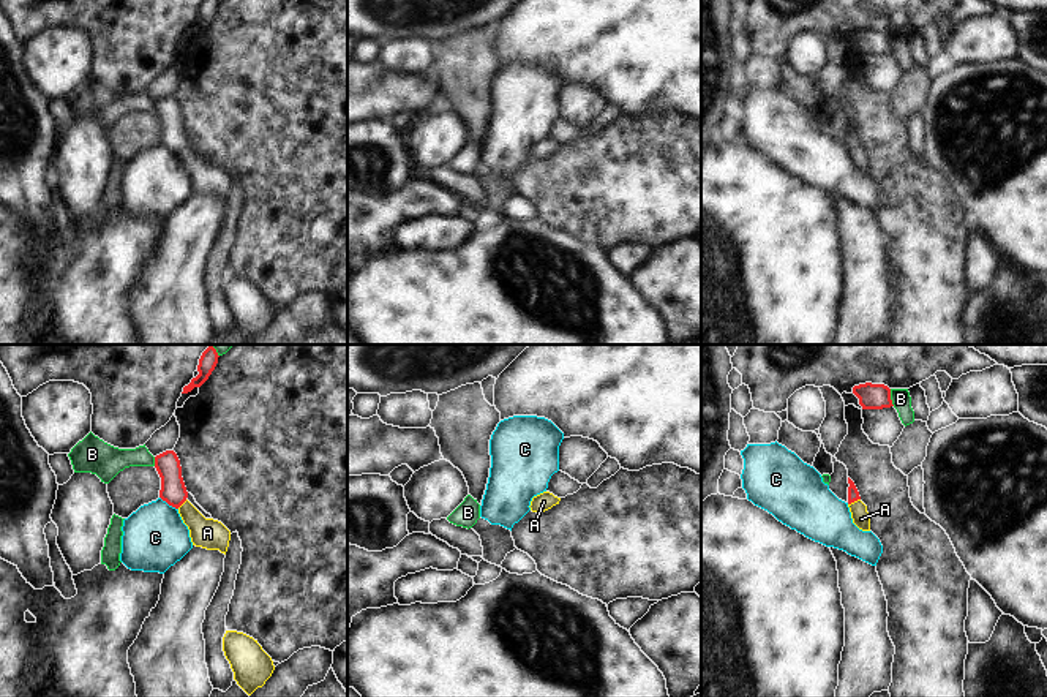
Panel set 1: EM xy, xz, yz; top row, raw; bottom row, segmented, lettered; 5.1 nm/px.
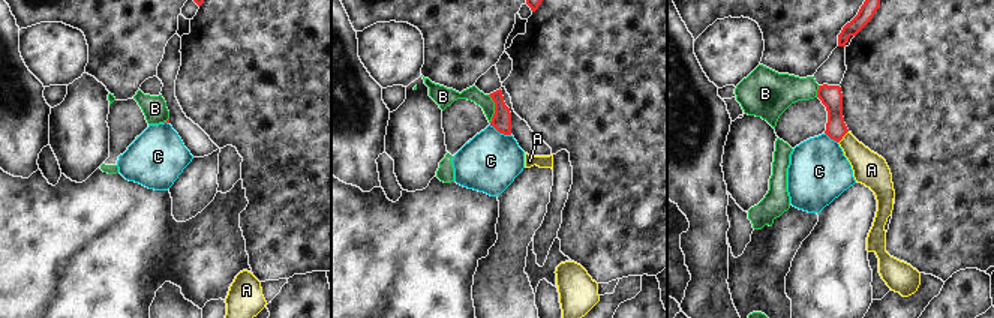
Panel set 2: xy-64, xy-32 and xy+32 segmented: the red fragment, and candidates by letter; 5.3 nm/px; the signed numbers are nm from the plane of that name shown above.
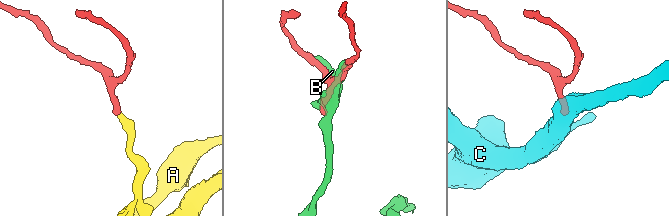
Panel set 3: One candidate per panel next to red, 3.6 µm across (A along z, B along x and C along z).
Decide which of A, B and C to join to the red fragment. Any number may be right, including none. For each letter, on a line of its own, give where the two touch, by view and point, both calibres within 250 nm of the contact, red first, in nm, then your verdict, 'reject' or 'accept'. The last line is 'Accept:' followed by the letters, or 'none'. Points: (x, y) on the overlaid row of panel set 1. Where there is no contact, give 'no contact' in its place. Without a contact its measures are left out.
A: yz (853, 501) | 60/90 nm | accept
B: yz (889, 397) | 130/100 nm | reject
C: xy (169, 504) | 130/320 nm | reject
Accept: A

